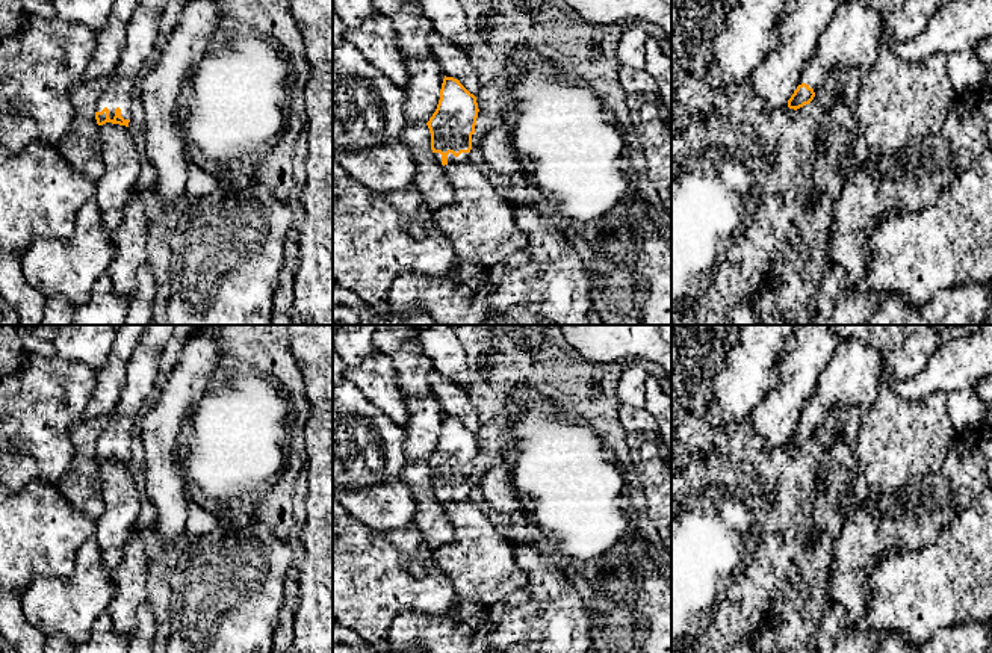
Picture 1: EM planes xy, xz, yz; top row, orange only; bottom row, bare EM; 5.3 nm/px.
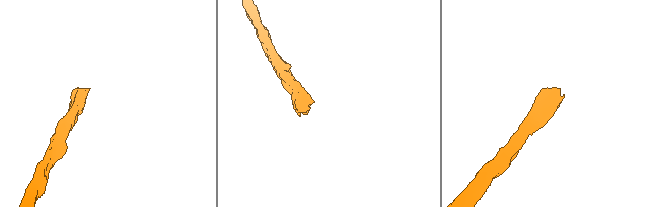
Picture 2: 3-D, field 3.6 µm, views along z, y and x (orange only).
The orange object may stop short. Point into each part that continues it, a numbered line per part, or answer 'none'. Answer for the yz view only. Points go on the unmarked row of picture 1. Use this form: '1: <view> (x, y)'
1: yz (852, 378)

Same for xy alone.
1: xy (142, 366)

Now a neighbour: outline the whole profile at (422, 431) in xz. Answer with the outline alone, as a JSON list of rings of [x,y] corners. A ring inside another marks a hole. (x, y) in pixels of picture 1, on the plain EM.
[[[405,396],[408,420],[405,425],[404,453],[408,463],[426,463],[437,447],[445,417],[437,399]]]

